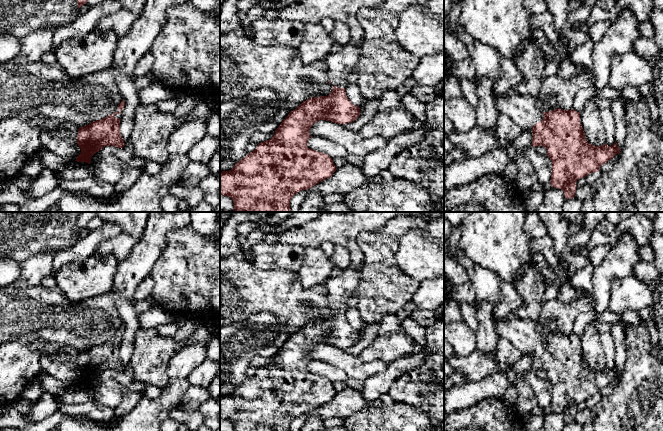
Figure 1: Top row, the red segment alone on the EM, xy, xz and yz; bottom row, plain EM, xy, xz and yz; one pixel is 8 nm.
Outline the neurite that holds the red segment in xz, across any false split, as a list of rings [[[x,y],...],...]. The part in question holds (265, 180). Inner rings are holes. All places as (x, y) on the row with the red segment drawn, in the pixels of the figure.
[[[348,42],[343,44],[336,53],[329,54],[324,62],[327,65],[328,83],[333,86],[332,92],[328,96],[312,97],[302,102],[295,110],[290,111],[271,139],[259,143],[254,151],[237,162],[231,170],[220,172],[220,195],[228,196],[233,200],[233,212],[291,212],[290,201],[296,193],[308,190],[333,175],[337,167],[332,158],[307,146],[309,138],[312,137],[309,130],[320,120],[347,124],[359,117],[360,107],[355,106],[348,99],[345,87],[348,84],[347,76],[352,72],[360,56],[360,49],[361,43]]]

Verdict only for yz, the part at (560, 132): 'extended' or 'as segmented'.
extended

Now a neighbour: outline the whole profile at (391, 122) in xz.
[[[389,108],[377,112],[359,132],[366,138],[379,136],[389,140],[412,129],[414,121],[413,114],[405,108]]]

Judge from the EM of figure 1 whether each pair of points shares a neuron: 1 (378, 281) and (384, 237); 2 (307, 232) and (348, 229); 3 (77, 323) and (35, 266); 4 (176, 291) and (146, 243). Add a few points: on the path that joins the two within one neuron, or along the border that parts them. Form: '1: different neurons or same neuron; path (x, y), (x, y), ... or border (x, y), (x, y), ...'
1: same neuron; path (380, 270), (380, 265), (384, 258), (384, 248)
2: same neuron; path (317, 231), (322, 229), (338, 229)
3: different neurons; border (16, 280), (22, 280), (28, 285), (38, 285)
4: different neurons; border (167, 238), (167, 244), (154, 263), (149, 275)

